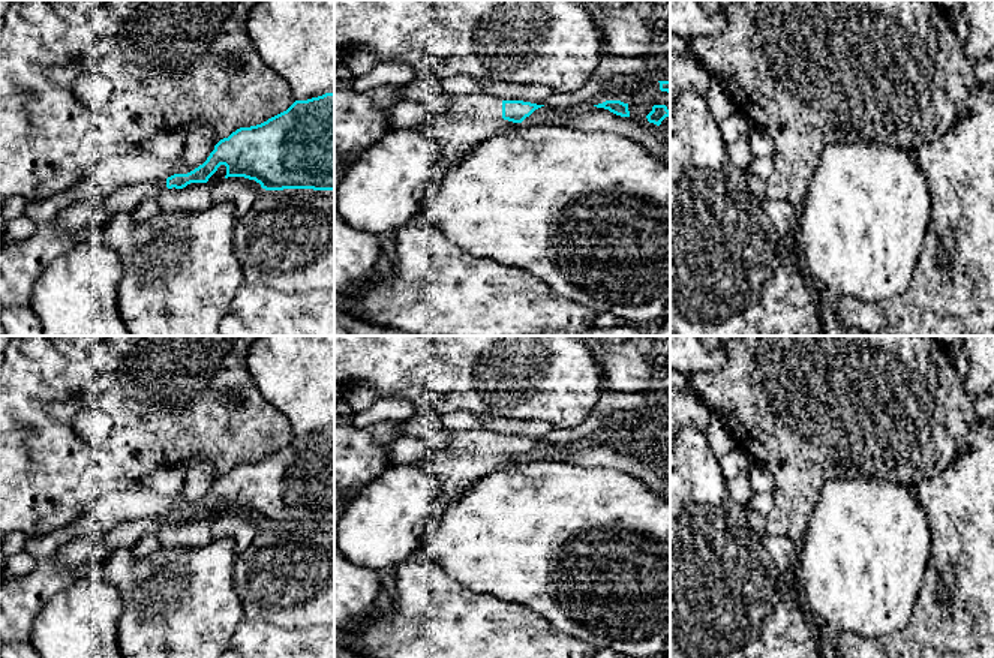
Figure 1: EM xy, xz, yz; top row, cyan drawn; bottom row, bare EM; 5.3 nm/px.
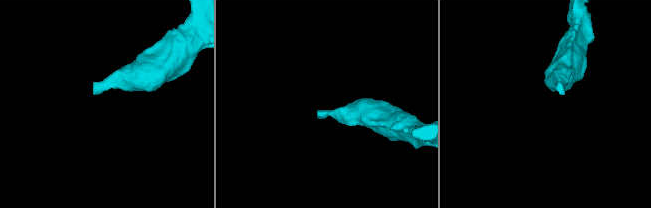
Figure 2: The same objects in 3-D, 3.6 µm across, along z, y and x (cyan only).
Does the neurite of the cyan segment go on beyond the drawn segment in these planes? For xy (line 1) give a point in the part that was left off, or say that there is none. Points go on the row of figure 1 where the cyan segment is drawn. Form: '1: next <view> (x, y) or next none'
1: next xy (93, 215)

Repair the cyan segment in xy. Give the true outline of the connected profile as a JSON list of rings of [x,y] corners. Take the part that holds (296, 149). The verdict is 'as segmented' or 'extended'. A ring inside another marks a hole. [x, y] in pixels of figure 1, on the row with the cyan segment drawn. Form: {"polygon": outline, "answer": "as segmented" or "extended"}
{"polygon": [[[334,93],[295,100],[286,111],[261,124],[237,129],[214,145],[214,150],[202,165],[187,174],[126,184],[102,201],[75,202],[57,213],[52,220],[70,232],[82,229],[99,231],[115,216],[133,213],[142,201],[159,199],[166,187],[183,189],[190,183],[207,183],[220,165],[226,166],[225,178],[244,177],[255,180],[265,190],[334,190]]], "answer": "extended"}

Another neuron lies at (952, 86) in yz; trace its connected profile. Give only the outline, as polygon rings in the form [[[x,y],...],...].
[[[715,0],[697,1],[708,13],[724,12],[727,28],[718,37],[690,42],[690,54],[721,81],[751,126],[774,139],[774,165],[790,183],[787,201],[798,214],[828,145],[876,142],[916,151],[955,124],[966,99],[981,84],[972,63],[963,58],[963,42],[949,13],[934,0],[738,0],[727,7]]]

